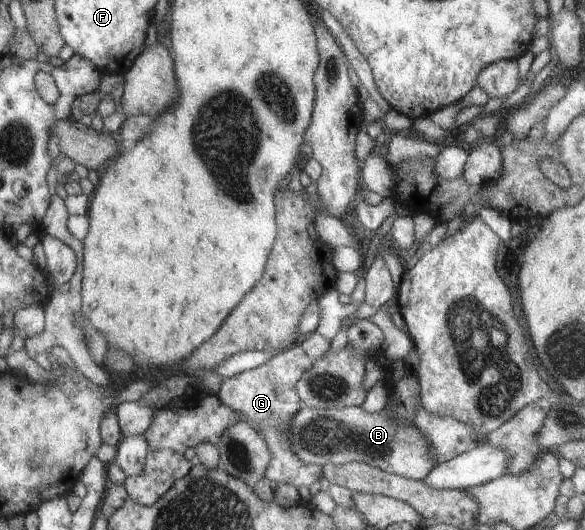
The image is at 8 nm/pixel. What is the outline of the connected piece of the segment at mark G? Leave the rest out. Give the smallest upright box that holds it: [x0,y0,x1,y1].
[216,344,324,488]

